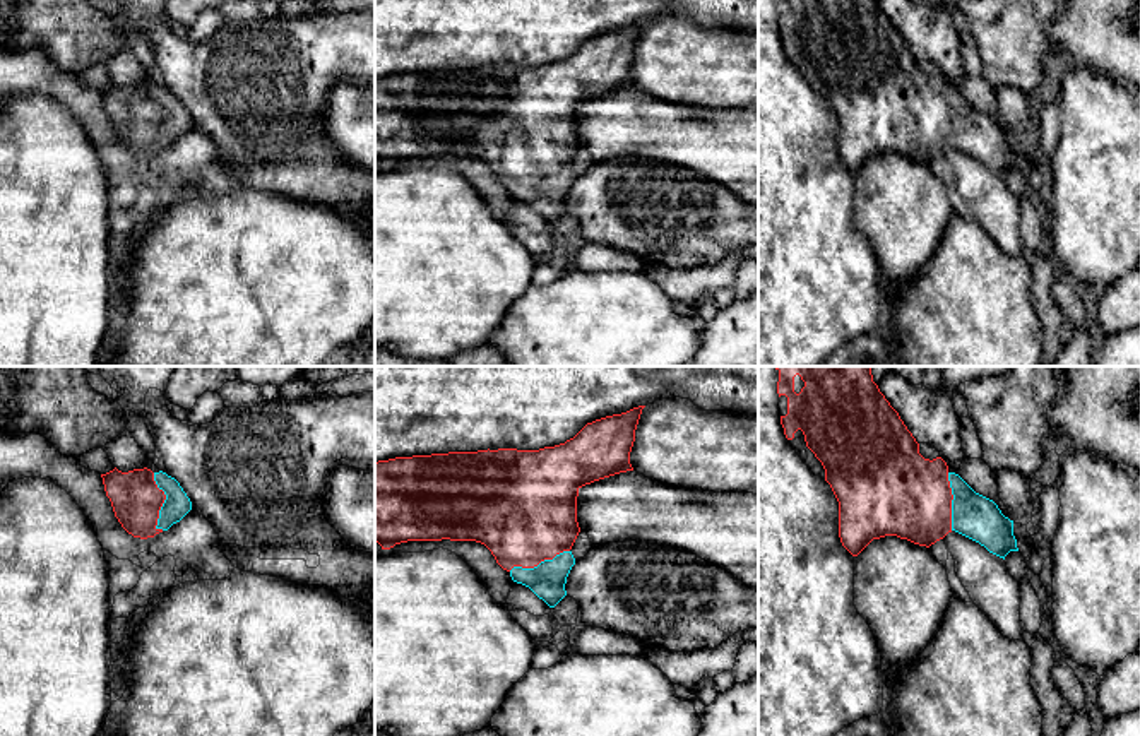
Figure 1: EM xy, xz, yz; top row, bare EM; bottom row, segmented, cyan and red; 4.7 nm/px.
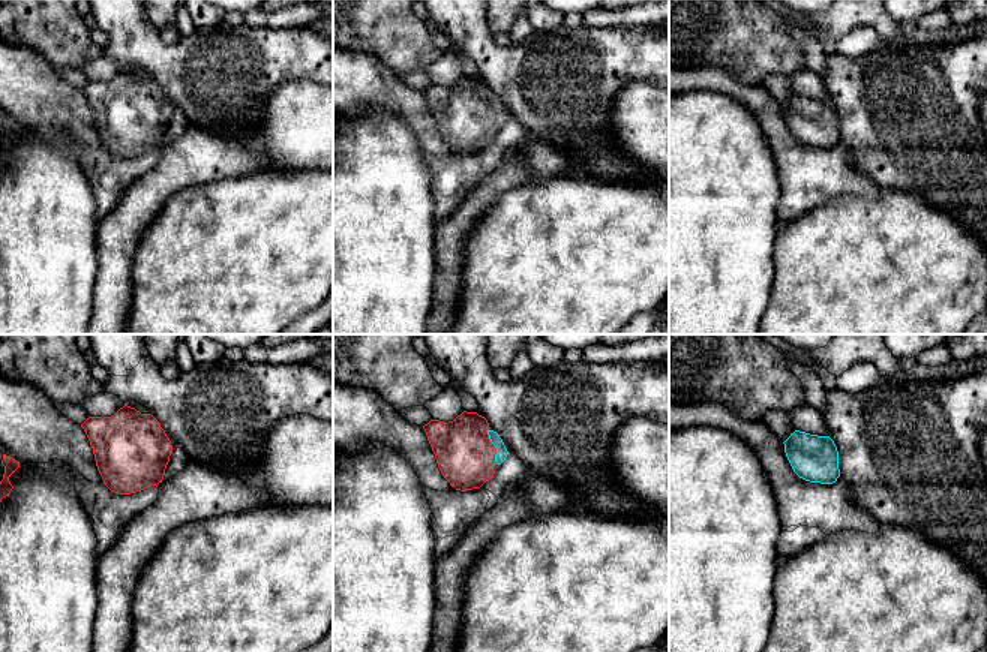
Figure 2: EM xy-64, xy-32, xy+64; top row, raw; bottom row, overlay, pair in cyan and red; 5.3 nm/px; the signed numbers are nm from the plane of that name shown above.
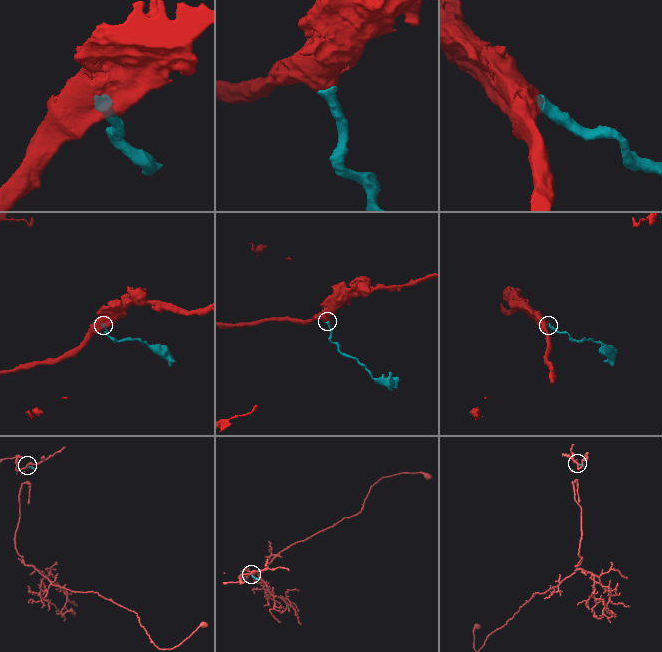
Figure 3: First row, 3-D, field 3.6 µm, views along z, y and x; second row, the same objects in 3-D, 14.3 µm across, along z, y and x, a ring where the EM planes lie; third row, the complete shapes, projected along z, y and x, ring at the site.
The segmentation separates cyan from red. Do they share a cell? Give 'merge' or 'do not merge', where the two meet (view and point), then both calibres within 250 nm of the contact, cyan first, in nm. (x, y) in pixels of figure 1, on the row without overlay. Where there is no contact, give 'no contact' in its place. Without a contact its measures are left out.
merge | xy (163, 120) | 120/240 nm

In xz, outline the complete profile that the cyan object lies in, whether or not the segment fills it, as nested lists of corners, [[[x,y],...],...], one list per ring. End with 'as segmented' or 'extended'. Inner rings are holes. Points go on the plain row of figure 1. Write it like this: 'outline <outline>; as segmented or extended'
outline [[[645,22],[587,39],[573,55],[539,67],[478,67],[395,74],[375,79],[375,157],[382,166],[407,157],[476,157],[484,161],[514,199],[529,204],[549,224],[565,212],[567,193],[575,181],[572,163],[580,149],[579,106],[594,98],[633,87],[630,68]]]; extended

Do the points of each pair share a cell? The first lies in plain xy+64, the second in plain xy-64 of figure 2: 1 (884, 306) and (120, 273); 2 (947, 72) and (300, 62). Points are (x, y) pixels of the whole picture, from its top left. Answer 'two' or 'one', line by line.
1: two
2: one

